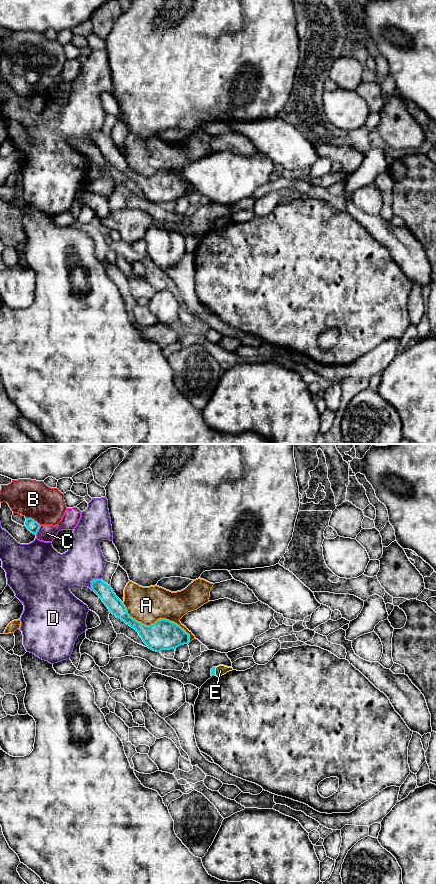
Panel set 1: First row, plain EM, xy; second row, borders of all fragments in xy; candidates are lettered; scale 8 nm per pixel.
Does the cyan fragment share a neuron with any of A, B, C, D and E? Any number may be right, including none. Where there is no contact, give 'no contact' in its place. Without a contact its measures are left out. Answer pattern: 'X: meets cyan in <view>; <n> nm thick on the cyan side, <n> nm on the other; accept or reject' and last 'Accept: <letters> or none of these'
A: meets cyan in xy; 240 nm thick on the cyan side, 300 nm on the other; reject
B: meets cyan in xy; 100 nm thick on the cyan side, 300 nm on the other; reject
C: meets cyan in xy; 100 nm thick on the cyan side, 140 nm on the other; reject
D: meets cyan in xy; 120 nm thick on the cyan side, 320 nm on the other; reject
E: meets cyan in xy; 30 nm thick on the cyan side, 90 nm on the other; reject
Accept: none of these

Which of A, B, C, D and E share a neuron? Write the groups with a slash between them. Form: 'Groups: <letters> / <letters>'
Groups: A / B / C / D / E

